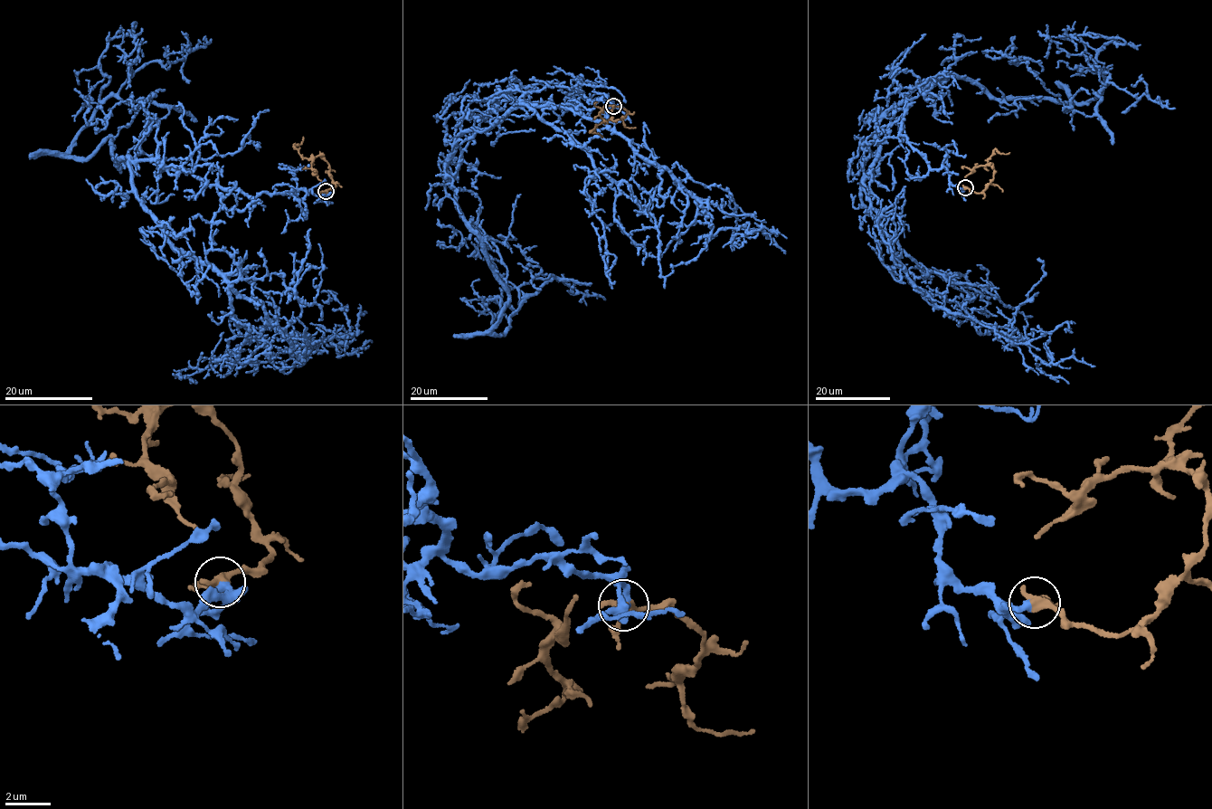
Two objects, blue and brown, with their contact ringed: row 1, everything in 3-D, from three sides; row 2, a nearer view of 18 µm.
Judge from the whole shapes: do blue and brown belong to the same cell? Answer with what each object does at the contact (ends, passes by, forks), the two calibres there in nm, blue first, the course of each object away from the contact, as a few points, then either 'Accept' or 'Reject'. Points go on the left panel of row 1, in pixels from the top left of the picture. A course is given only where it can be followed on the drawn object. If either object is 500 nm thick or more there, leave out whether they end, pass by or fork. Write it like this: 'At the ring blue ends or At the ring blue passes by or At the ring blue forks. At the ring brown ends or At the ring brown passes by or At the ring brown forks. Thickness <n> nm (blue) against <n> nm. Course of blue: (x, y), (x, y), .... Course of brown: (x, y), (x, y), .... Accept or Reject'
At the ring blue ends. At the ring brown passes by. Thickness 380 nm (blue) against 320 nm. Course of blue: (326, 191), (250, 198), (152, 158), (131, 164), (162, 233), (260, 304), (289, 350), (352, 341), (364, 311). Course of brown: (326, 191), (336, 185), (327, 162), (319, 156), (306, 159), (294, 147), (301, 144), (303, 137). Accept

